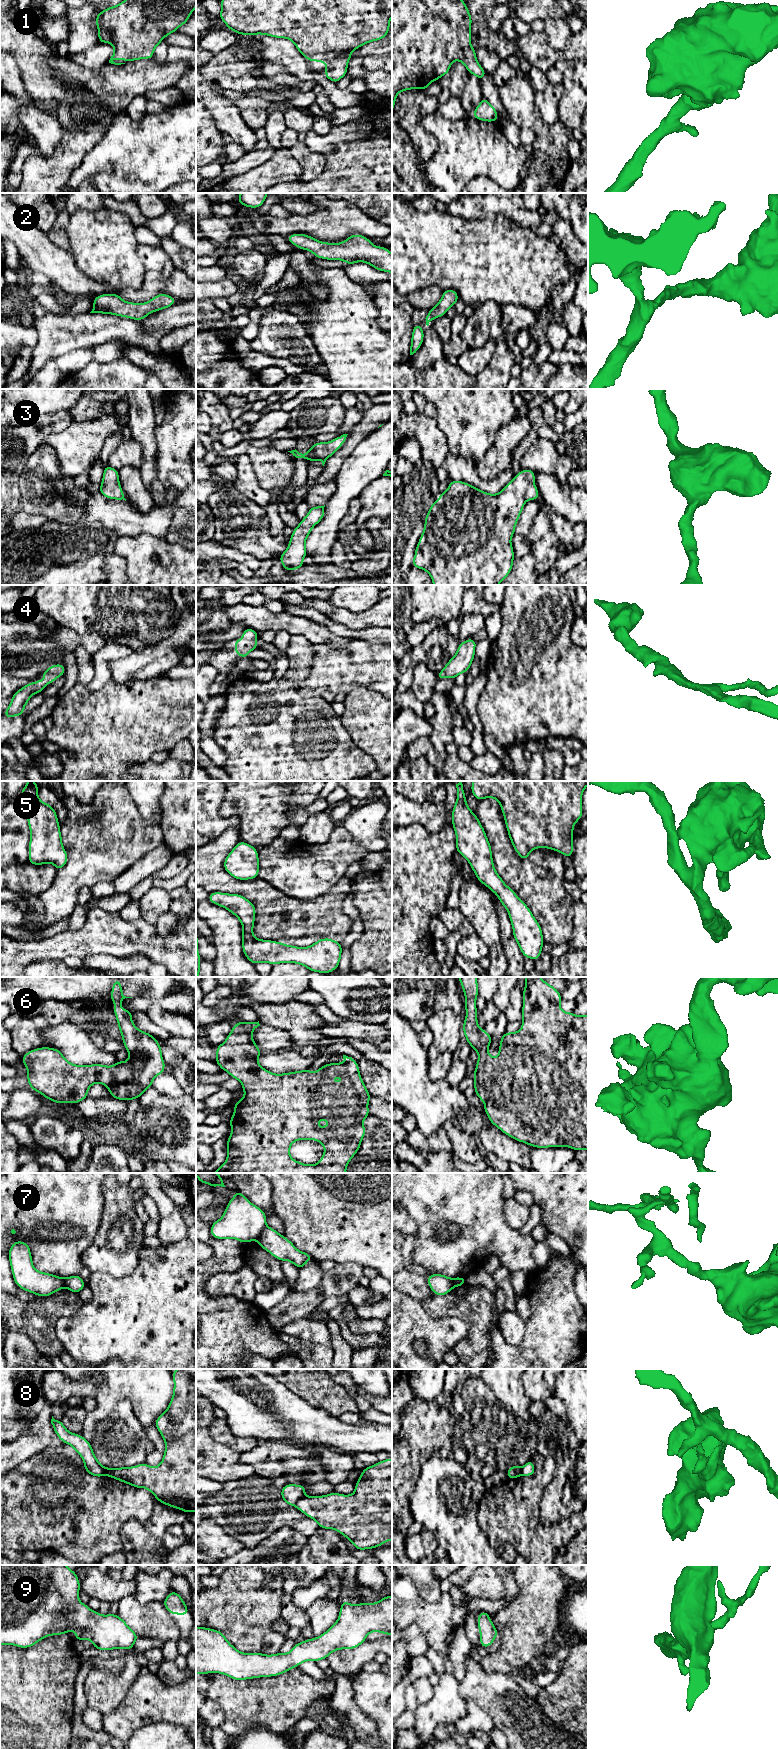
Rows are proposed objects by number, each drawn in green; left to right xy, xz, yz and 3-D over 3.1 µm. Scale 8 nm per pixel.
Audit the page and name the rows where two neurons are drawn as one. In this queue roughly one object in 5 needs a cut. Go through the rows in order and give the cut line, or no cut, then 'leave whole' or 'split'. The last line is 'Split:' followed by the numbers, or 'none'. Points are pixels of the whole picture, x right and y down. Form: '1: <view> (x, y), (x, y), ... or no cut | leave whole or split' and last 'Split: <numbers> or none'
1: no cut | leave whole
2: no cut | leave whole
3: no cut | leave whole
4: no cut | leave whole
5: no cut | leave whole
6: no cut | leave whole
7: xz (266, 1225), (255, 1239) | split
8: xz (304, 1495), (294, 1505) | split
9: no cut | leave whole
Split: 7, 8

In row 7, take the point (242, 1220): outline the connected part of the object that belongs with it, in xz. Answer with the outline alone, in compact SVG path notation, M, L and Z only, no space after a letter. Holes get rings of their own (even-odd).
M235 1190L236 1195L231 1198L222 1217L211 1224L210 1233L216 1239L236 1239L241 1243L256 1240L266 1225L266 1213L251 1203L240 1191Z

